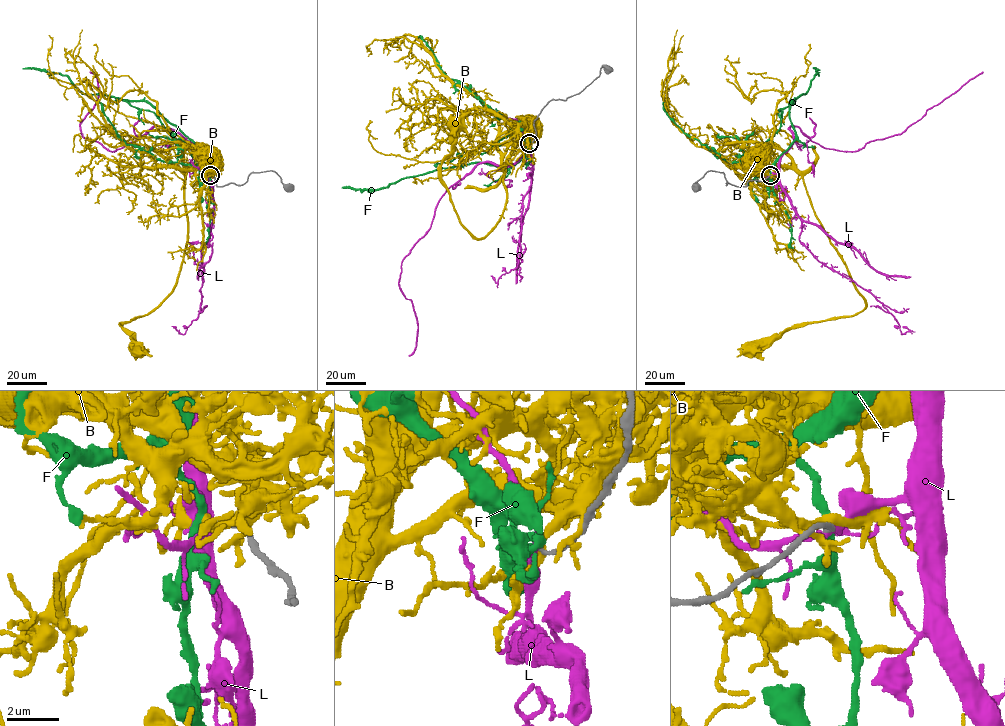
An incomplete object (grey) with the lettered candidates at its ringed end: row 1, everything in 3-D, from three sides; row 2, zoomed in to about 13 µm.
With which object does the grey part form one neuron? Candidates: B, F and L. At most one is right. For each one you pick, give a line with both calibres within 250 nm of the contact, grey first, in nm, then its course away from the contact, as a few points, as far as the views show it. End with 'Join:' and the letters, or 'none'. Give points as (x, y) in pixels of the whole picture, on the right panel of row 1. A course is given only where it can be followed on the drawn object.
Join: none

